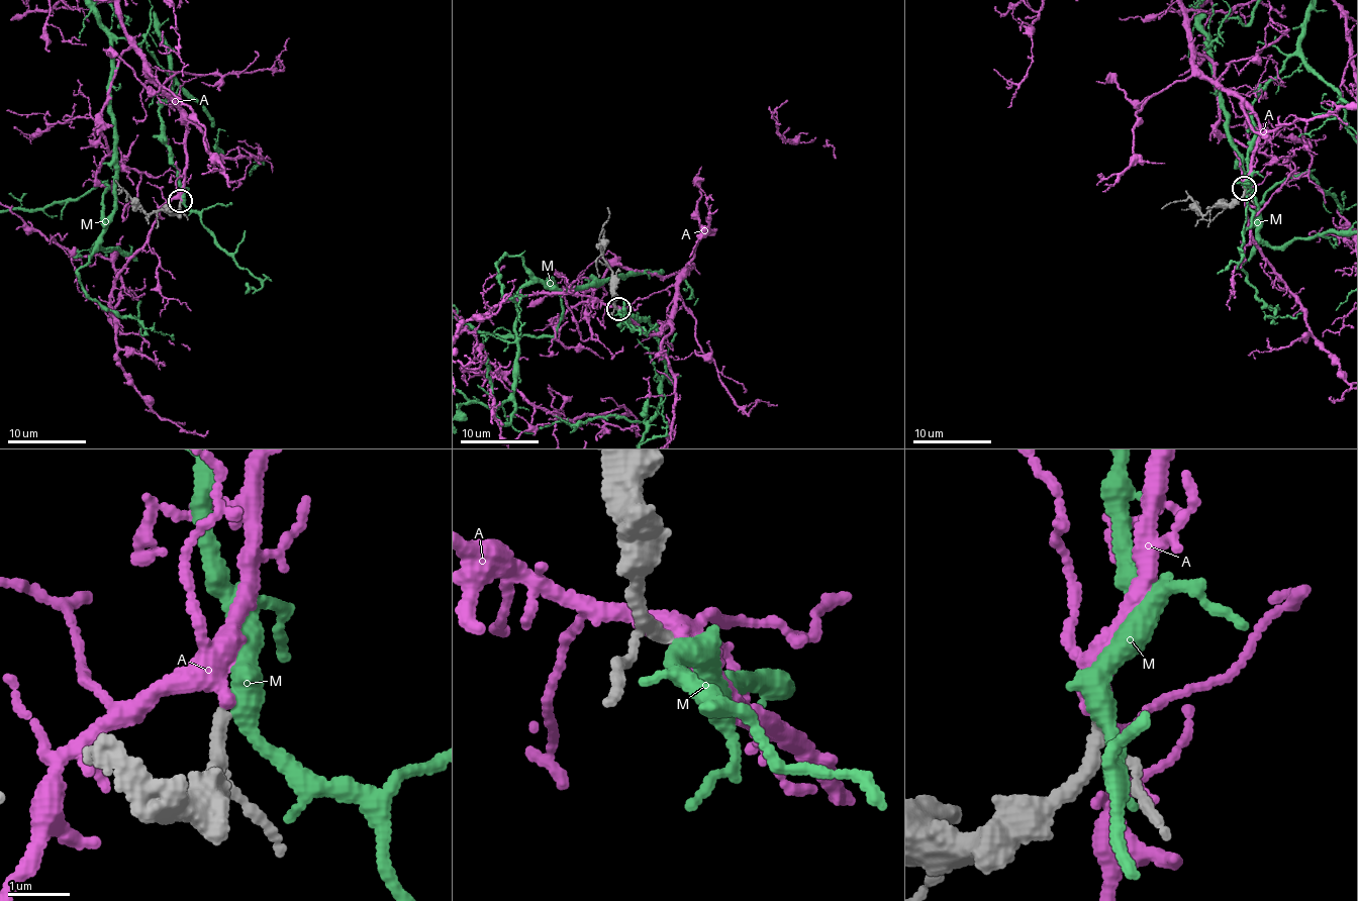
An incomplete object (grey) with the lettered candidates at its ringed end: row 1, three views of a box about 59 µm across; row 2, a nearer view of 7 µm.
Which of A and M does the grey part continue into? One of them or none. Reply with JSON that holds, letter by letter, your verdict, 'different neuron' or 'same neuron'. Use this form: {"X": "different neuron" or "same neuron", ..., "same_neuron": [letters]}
{"A": "same neuron", "M": "different neuron", "same_neuron": ["A"]}

